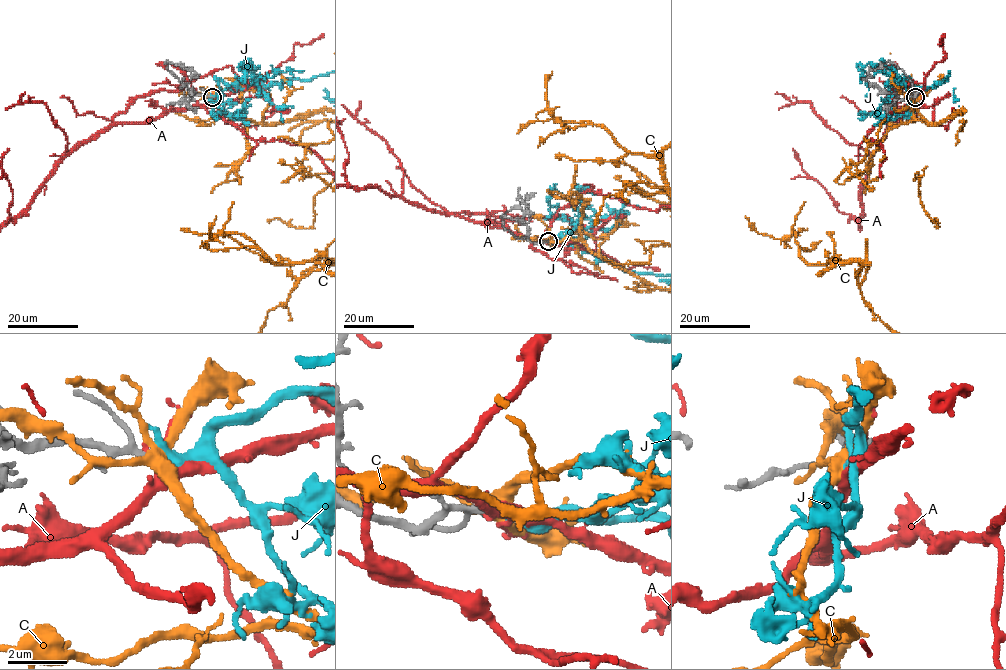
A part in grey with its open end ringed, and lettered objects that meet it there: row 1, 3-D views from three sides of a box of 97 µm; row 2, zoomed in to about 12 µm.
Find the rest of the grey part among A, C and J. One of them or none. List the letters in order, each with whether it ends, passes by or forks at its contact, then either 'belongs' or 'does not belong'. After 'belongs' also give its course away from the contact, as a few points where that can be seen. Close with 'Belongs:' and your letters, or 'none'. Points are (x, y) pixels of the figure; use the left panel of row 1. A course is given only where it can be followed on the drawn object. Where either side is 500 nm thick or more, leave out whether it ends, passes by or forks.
A: it forks | does not belong
C: it forks | does not belong
J: it passes by | belongs
Belongs: J

